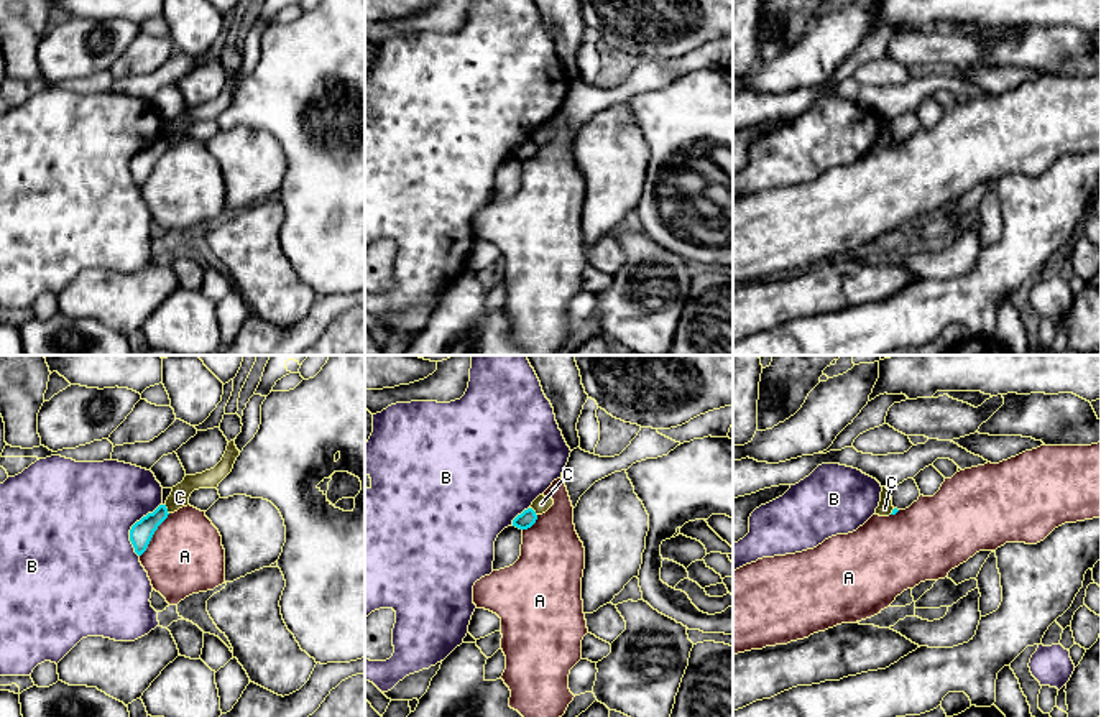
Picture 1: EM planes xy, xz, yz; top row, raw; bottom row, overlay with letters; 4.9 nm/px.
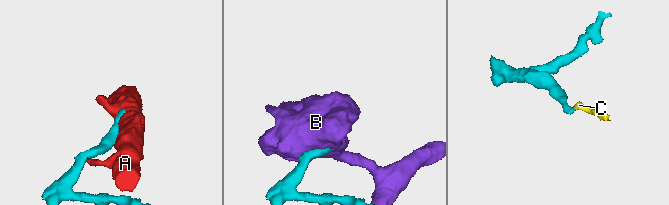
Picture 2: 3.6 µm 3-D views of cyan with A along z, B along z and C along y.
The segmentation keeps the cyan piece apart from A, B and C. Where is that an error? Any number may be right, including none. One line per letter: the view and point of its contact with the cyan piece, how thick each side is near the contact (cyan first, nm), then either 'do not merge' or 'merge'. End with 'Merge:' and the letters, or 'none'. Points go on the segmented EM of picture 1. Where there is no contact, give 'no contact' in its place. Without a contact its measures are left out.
A: xy (153, 533) | 110/380 nm | do not merge
B: xy (132, 527) | 110/500 nm | do not merge
C: xy (166, 510) | 110/100 nm | do not merge
Merge: none

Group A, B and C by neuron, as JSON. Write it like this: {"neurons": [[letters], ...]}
{"neurons": [["A"], ["B"], ["C"]]}

